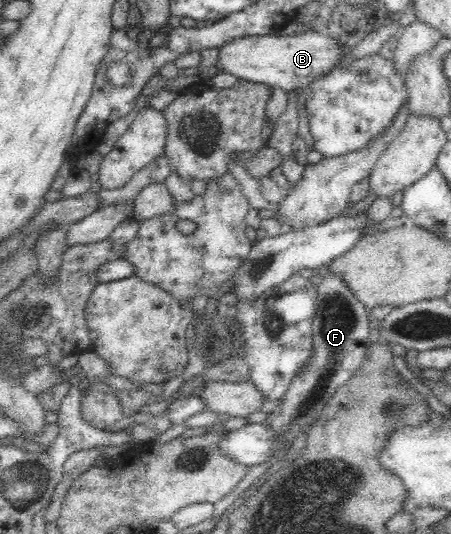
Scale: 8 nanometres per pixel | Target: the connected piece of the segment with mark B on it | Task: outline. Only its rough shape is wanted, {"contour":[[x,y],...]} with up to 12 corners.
{"contour":[[322,31],[241,36],[212,69],[287,92],[333,70]]}

